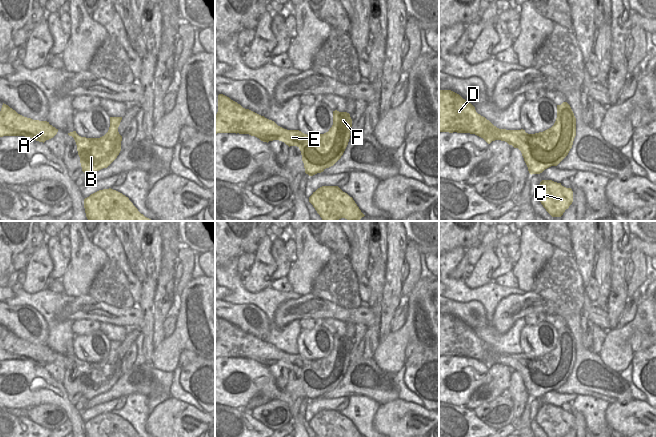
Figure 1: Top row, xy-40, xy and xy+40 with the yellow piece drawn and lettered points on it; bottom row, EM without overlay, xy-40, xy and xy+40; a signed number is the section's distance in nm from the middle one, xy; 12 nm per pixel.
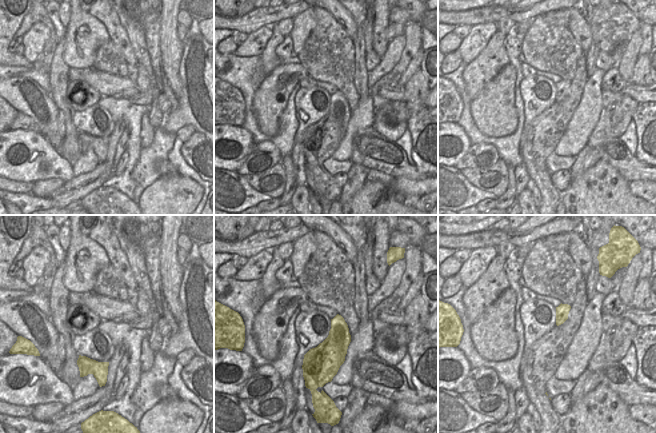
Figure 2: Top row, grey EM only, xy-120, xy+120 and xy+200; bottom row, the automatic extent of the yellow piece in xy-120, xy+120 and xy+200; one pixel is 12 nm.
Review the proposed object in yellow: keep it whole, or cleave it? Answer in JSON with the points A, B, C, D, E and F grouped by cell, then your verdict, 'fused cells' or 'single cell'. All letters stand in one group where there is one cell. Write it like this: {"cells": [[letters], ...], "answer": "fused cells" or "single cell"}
{"cells": [["A", "B", "C", "D", "E", "F"]], "answer": "single cell"}

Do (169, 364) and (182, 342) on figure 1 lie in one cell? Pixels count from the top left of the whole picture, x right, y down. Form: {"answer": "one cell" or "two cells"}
{"answer": "one cell"}

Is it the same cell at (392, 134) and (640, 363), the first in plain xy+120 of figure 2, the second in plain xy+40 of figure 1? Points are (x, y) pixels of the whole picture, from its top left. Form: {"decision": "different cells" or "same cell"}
{"decision": "different cells"}

